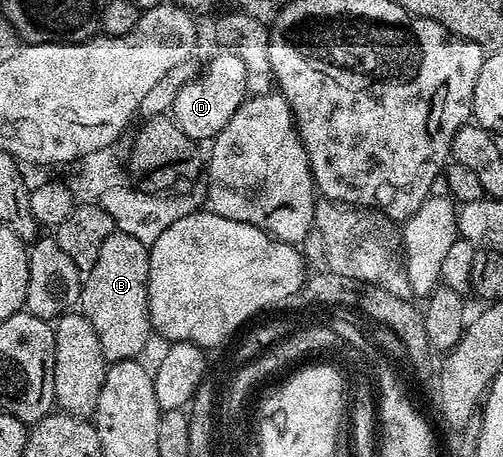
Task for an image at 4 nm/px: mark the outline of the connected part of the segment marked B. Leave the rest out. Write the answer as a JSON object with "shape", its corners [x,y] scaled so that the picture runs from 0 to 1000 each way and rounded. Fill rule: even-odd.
{"shape":[[[223,508],[211,530],[203,530],[203,549],[195,556],[195,573],[165,606],[167,632],[159,646],[157,681],[187,713],[187,731],[195,731],[195,748],[203,757],[209,790],[266,788],[306,735],[298,678],[294,676],[294,611],[298,608],[296,536],[274,530],[274,521],[258,521],[249,508]]]}

